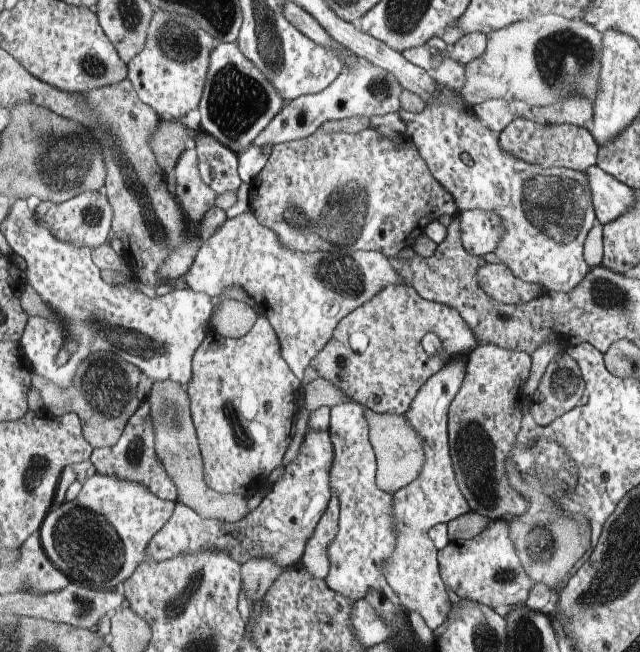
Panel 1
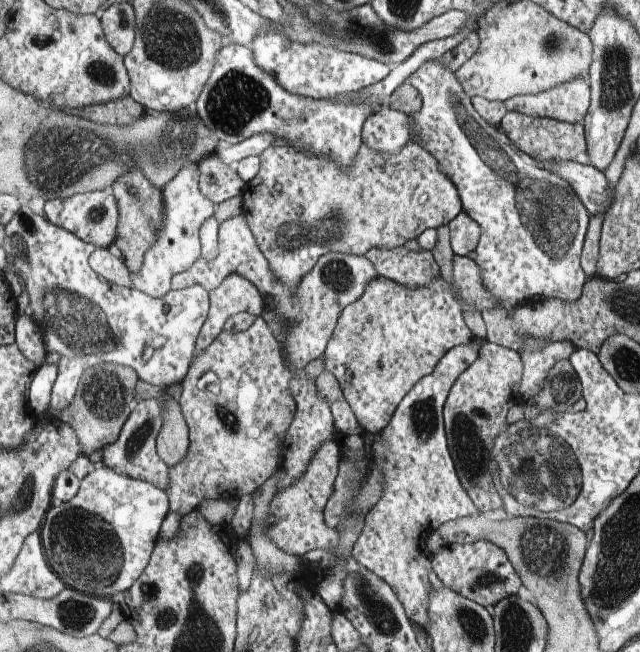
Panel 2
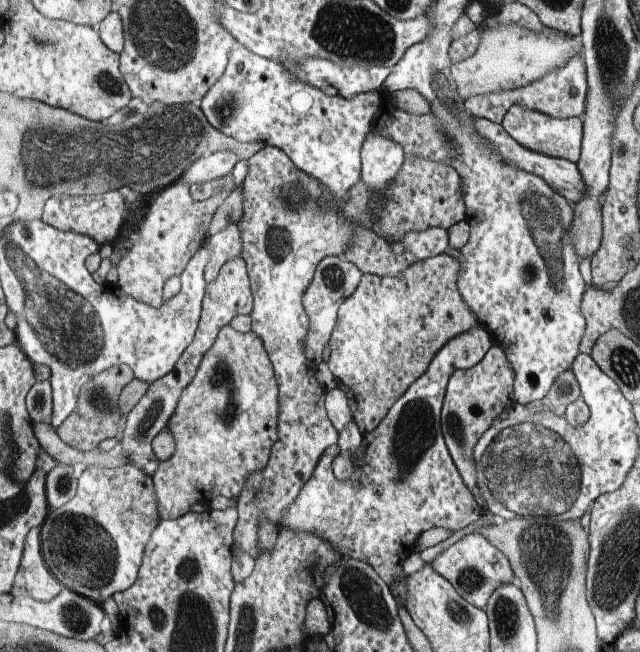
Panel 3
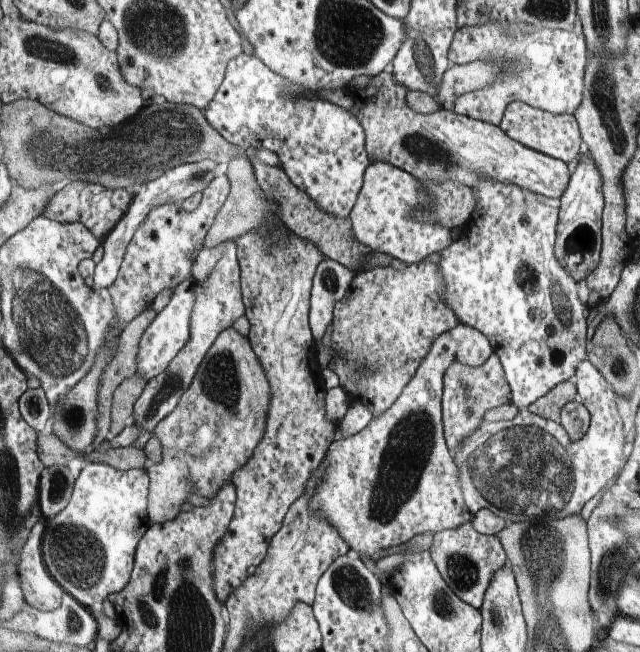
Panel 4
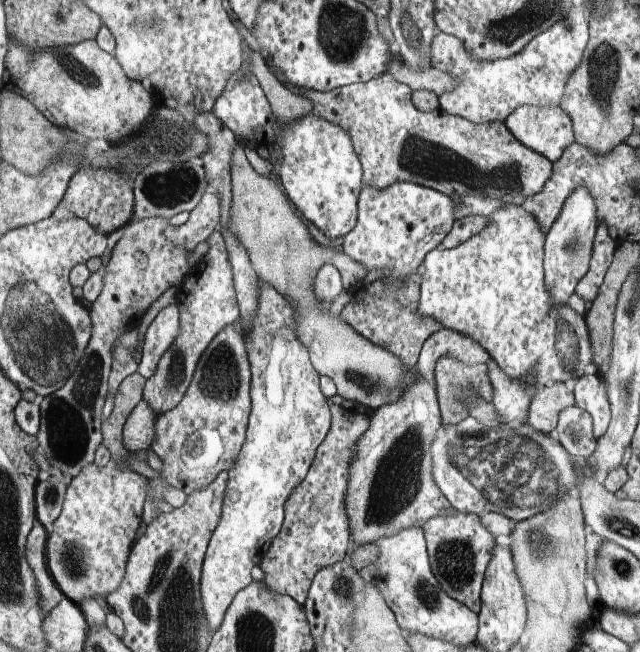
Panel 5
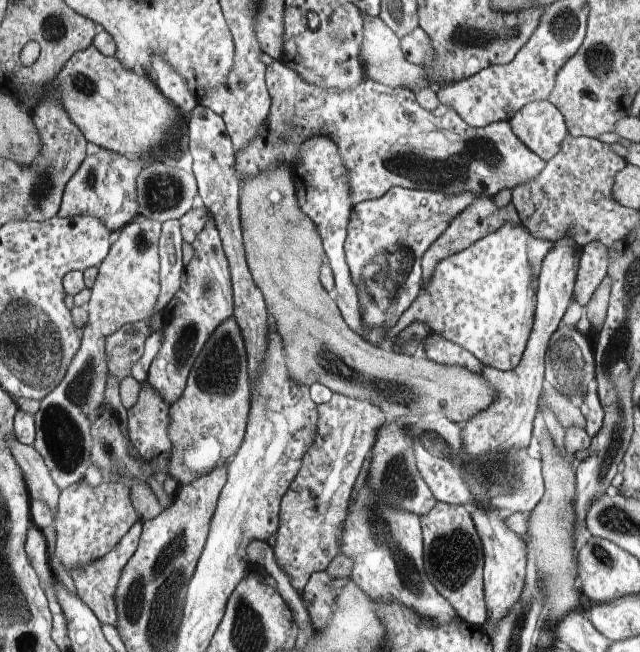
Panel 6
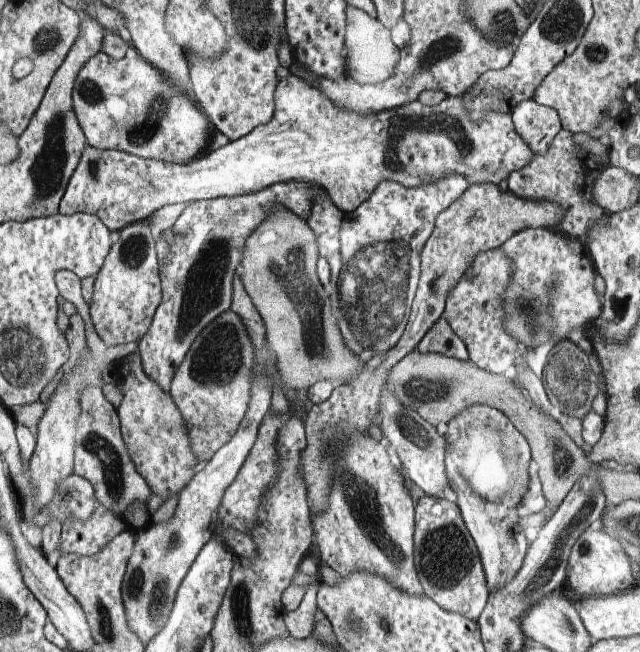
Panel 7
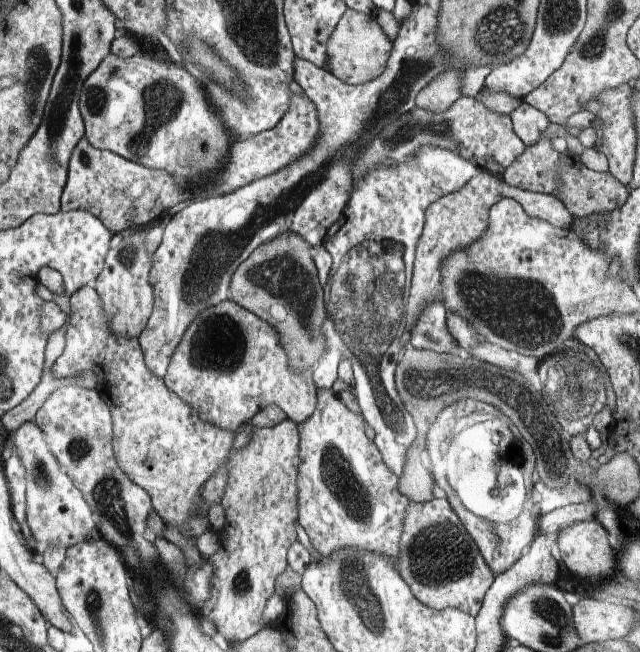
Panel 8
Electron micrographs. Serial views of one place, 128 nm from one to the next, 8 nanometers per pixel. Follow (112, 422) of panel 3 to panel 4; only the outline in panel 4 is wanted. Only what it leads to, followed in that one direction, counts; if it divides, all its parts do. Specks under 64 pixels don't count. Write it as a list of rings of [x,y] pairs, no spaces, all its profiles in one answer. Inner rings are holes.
[[[153,307],[147,308],[124,330],[116,357],[109,368],[105,370],[104,384],[100,388],[100,433],[97,434],[97,441],[100,443],[108,440],[110,435],[114,394],[127,378],[132,378],[138,372],[137,356],[139,356],[141,340],[157,314]]]

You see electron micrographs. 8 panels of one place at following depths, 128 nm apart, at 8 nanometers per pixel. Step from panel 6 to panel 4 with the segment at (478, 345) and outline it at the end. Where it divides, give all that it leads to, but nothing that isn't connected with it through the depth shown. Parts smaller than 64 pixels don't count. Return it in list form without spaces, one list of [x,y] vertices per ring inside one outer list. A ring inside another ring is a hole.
[[[487,178],[485,185],[481,186],[481,188],[475,186],[472,190],[477,194],[477,200],[479,200],[478,210],[463,229],[461,238],[449,248],[439,252],[441,260],[437,262],[437,266],[439,266],[439,270],[441,270],[443,278],[445,278],[445,286],[447,286],[447,290],[445,290],[445,306],[449,306],[453,310],[453,314],[457,314],[457,318],[461,320],[461,325],[471,326],[471,328],[479,330],[481,334],[485,334],[489,338],[493,352],[499,356],[511,386],[512,403],[519,410],[528,409],[537,400],[549,394],[555,386],[561,385],[570,379],[574,380],[580,364],[588,359],[588,342],[591,340],[588,336],[589,324],[591,323],[590,309],[579,300],[578,282],[575,282],[575,278],[569,274],[569,270],[565,270],[565,266],[561,264],[560,259],[556,256],[557,226],[560,225],[560,208],[557,202],[552,202],[543,195],[533,194],[529,190],[521,190],[515,184],[497,182],[493,178]]]

